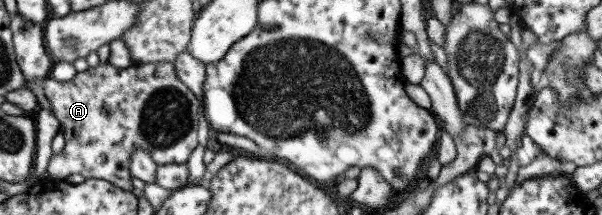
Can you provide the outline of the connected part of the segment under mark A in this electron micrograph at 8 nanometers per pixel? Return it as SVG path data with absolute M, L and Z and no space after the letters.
M171 62L134 64L126 68L116 68L108 63L99 63L77 72L68 82L56 82L51 78L43 80L44 96L50 103L50 111L60 123L59 132L64 138L60 153L51 155L47 162L48 176L64 181L70 174L80 174L85 179L100 179L124 191L132 190L131 174L125 160L136 146L143 148L155 165L182 164L198 144L197 115L200 103L175 73Z

